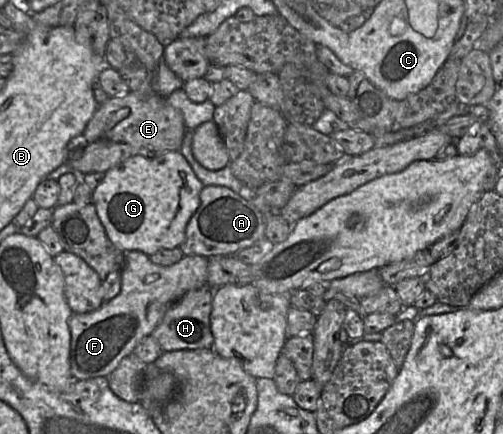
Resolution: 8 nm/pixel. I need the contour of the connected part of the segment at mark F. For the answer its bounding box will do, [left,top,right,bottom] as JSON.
[68,251,208,380]

